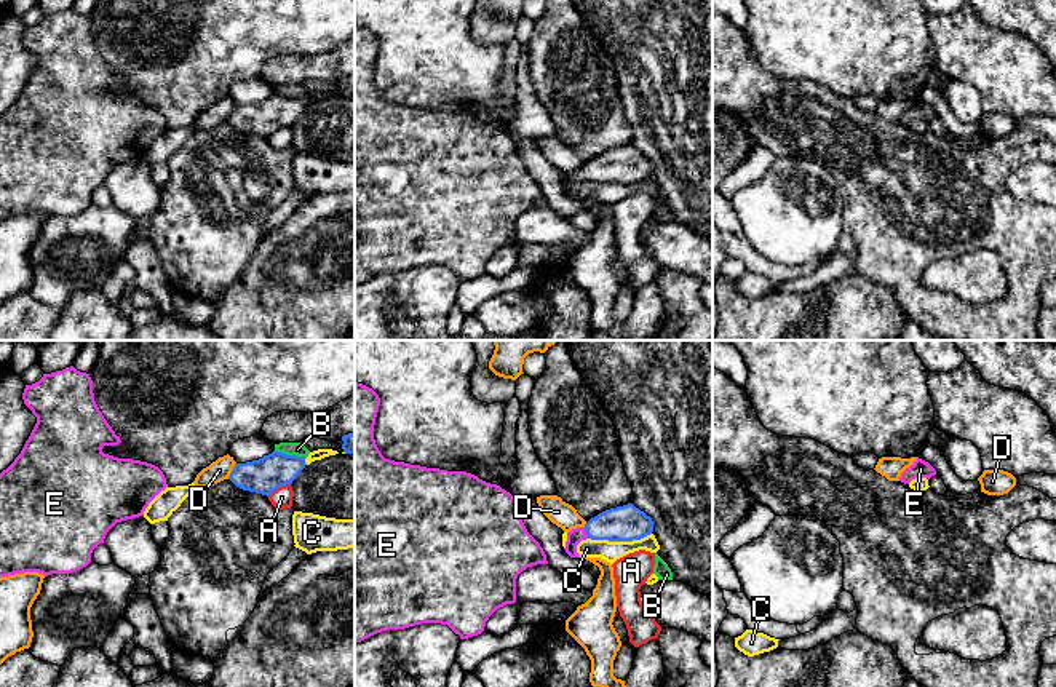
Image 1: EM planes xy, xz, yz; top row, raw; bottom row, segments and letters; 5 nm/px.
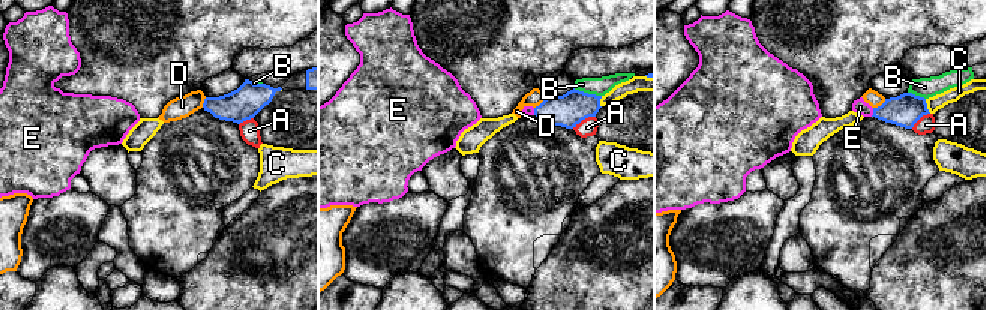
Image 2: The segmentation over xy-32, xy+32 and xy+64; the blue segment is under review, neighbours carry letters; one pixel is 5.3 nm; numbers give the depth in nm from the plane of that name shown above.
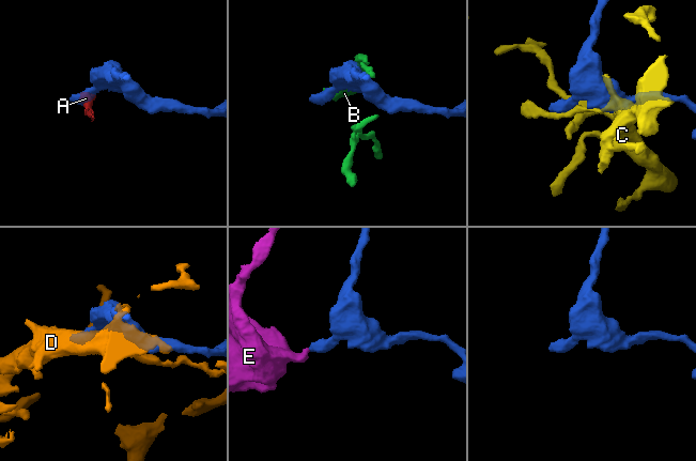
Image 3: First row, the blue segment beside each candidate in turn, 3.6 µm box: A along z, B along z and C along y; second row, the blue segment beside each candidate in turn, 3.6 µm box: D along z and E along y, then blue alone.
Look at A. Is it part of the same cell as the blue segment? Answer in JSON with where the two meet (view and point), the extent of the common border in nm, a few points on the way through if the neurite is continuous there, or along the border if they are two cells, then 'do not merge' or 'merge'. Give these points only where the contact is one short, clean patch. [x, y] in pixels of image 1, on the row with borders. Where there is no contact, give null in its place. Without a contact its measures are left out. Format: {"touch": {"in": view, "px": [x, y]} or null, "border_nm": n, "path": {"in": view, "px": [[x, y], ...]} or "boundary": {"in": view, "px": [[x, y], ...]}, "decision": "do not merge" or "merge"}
{"touch": {"in": "xy", "px": [278, 486]}, "border_nm": 140, "boundary": {"in": "xy", "px": [[289, 483], [267, 496]]}, "decision": "do not merge"}

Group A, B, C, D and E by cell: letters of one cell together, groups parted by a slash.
A / B / C / D / E

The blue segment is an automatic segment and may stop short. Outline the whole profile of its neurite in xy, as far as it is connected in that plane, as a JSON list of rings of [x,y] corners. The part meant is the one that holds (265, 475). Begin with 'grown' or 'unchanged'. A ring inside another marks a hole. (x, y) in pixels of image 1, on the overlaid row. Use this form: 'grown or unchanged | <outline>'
unchanged | [[[273,451],[259,460],[235,463],[228,479],[243,490],[268,497],[278,487],[292,484],[305,465],[305,457]]]

